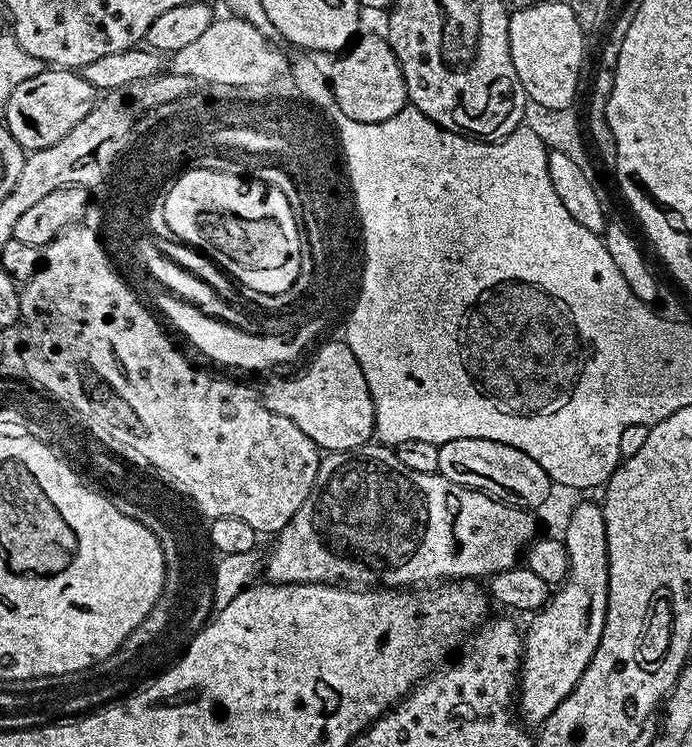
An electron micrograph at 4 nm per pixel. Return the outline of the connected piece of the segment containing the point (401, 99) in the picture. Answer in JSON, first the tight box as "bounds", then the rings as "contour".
{"bounds":[331,35,406,124],"contour":[[[383,35],[363,36],[337,59],[341,60],[336,65],[331,65],[332,96],[340,107],[339,115],[367,124],[386,122],[386,118],[394,118],[394,114],[406,107],[406,82],[402,78],[398,58],[387,39]]]}

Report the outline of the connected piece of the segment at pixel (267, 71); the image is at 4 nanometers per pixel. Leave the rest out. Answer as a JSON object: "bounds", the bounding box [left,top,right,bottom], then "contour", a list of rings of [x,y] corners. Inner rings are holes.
{"bounds":[166,18,285,87],"contour":[[[227,18],[228,20],[213,19],[210,26],[206,26],[195,42],[187,44],[183,50],[171,53],[166,68],[169,72],[186,74],[193,82],[206,84],[204,86],[238,87],[249,83],[257,83],[262,75],[268,78],[276,75],[283,67],[285,53],[278,50],[275,43],[269,43],[258,29],[244,20]]]}

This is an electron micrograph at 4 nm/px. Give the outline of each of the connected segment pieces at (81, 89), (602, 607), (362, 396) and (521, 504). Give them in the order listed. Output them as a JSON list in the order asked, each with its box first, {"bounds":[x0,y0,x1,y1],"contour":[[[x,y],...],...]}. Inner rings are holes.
[{"bounds":[2,66,98,152],"contour":[[[48,66],[43,72],[34,74],[34,78],[18,82],[14,94],[10,94],[10,102],[2,109],[3,123],[21,148],[33,152],[54,146],[58,138],[66,138],[97,103],[98,89],[90,86],[79,71]]]},{"bounds":[514,503,608,726],"contour":[[[599,503],[580,504],[568,516],[568,525],[564,528],[562,539],[569,558],[568,579],[549,595],[547,604],[531,617],[532,620],[522,632],[522,651],[520,653],[520,675],[518,677],[518,695],[514,708],[519,719],[528,726],[543,724],[554,710],[578,686],[578,678],[590,666],[594,650],[602,638],[608,609],[608,543],[606,542],[606,522],[604,510]]]},{"bounds":[262,343,374,453],"contour":[[[347,343],[324,344],[312,365],[293,380],[272,380],[262,388],[264,405],[282,418],[290,418],[302,434],[315,442],[325,453],[354,450],[373,439],[374,402],[358,366],[358,358],[348,349]]]},{"bounds":[438,438,554,510],"contour":[[[458,438],[454,442],[441,444],[438,450],[438,466],[440,475],[450,482],[485,492],[488,496],[501,500],[504,504],[513,504],[516,508],[537,510],[554,491],[546,470],[542,470],[542,466],[538,466],[538,462],[530,458],[530,454],[522,454],[522,450],[514,450],[514,446],[490,442],[486,438]]]}]

